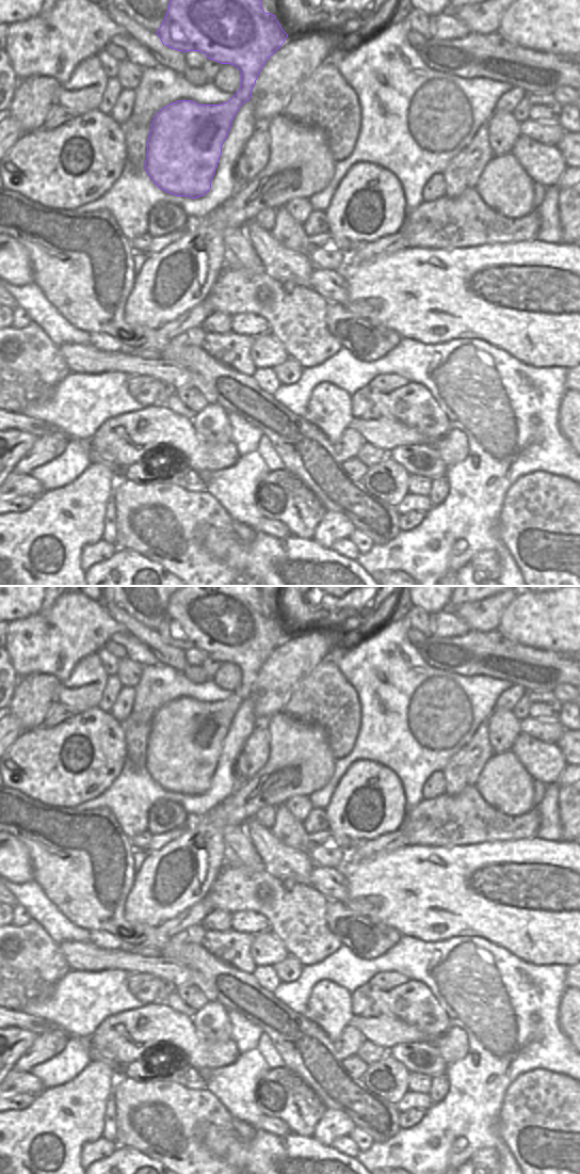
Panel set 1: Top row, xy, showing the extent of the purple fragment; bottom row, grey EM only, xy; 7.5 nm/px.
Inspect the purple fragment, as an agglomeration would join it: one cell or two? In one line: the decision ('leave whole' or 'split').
leave whole

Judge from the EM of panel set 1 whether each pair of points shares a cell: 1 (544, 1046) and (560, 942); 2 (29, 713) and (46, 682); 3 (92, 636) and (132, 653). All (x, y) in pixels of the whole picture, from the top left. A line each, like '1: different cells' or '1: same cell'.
1: different cells
2: same cell
3: different cells

